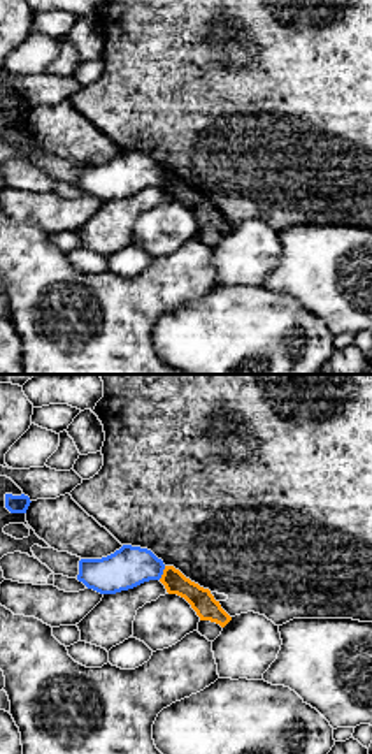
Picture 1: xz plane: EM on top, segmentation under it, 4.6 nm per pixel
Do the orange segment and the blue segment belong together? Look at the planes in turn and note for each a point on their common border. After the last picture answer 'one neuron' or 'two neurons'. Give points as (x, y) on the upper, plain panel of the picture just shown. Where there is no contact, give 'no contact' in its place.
meets orange at (164, 180)

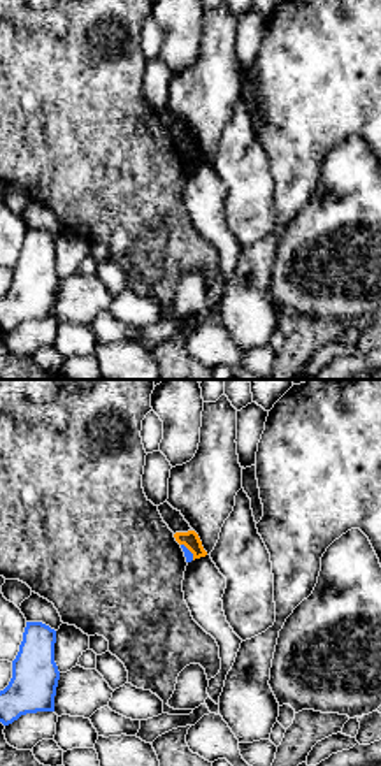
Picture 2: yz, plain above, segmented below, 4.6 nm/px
meets orange at (190, 157)

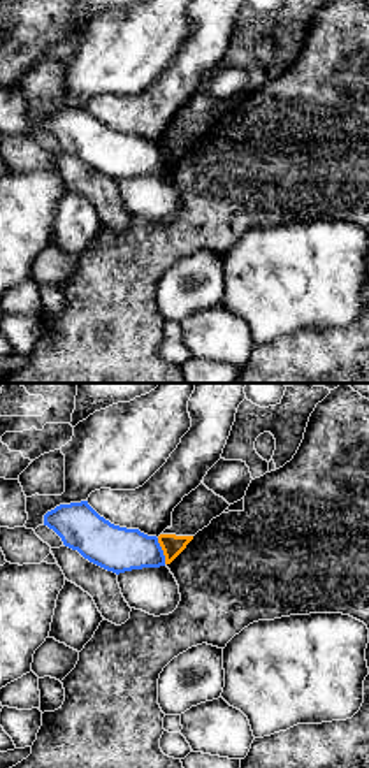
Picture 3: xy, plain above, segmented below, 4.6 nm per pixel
meets orange at (162, 155)

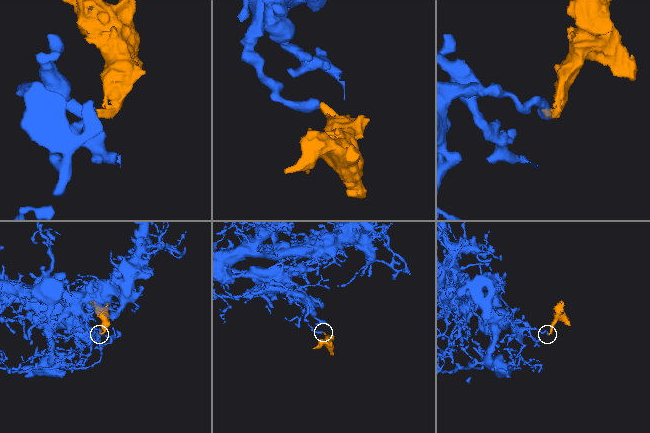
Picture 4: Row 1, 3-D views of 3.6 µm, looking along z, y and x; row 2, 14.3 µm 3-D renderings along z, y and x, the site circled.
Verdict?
two neurons

